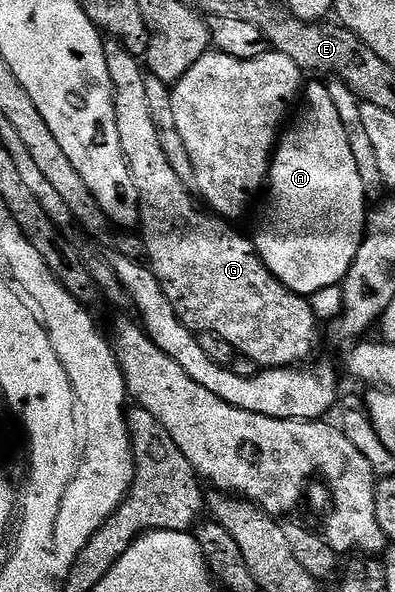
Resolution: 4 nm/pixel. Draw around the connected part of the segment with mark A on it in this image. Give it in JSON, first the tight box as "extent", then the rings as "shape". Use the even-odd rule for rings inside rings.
{"extent":[253,83,368,297],"shape":[[[312,83],[303,90],[302,105],[304,101],[304,110],[300,113],[300,118],[293,123],[292,129],[285,128],[282,136],[279,138],[278,144],[272,155],[272,163],[268,170],[267,189],[268,205],[261,219],[256,233],[253,234],[253,245],[256,248],[256,253],[263,259],[264,265],[272,274],[275,275],[280,282],[283,283],[287,289],[294,291],[300,296],[311,297],[316,292],[324,289],[335,287],[343,282],[344,277],[347,275],[350,267],[353,265],[354,259],[357,257],[358,247],[361,245],[366,235],[366,224],[368,203],[367,193],[362,184],[362,177],[358,172],[358,167],[355,162],[354,155],[351,154],[350,141],[347,138],[346,129],[342,126],[342,118],[338,115],[338,111],[334,107],[334,102],[330,99],[330,91],[327,84]]]}

